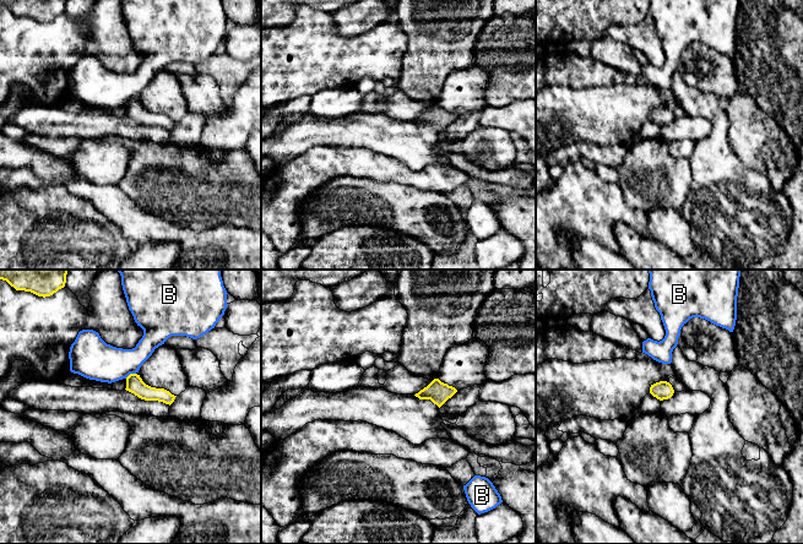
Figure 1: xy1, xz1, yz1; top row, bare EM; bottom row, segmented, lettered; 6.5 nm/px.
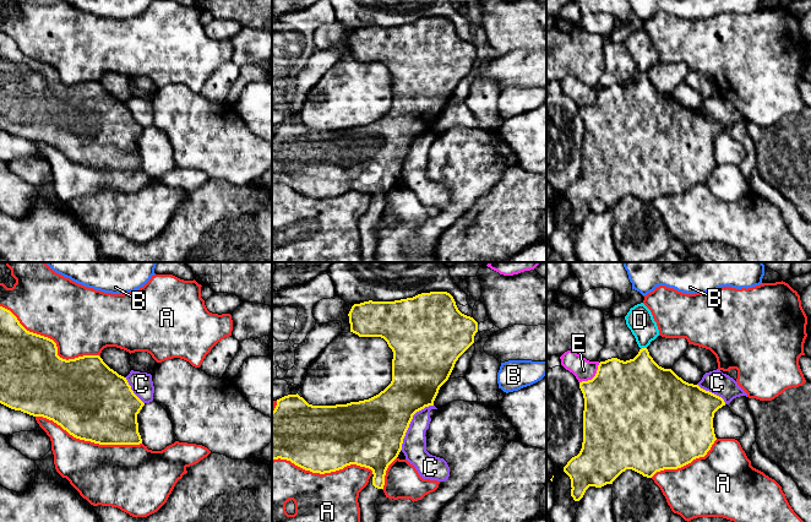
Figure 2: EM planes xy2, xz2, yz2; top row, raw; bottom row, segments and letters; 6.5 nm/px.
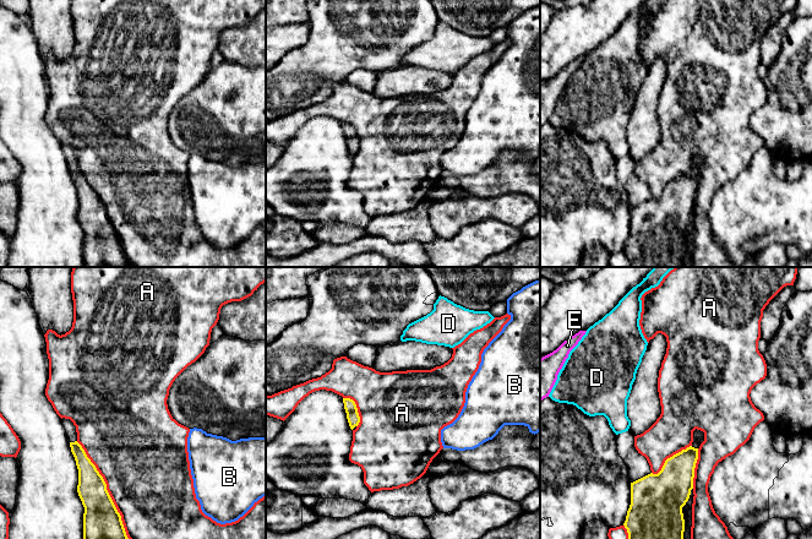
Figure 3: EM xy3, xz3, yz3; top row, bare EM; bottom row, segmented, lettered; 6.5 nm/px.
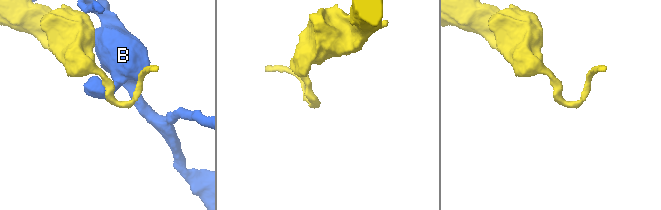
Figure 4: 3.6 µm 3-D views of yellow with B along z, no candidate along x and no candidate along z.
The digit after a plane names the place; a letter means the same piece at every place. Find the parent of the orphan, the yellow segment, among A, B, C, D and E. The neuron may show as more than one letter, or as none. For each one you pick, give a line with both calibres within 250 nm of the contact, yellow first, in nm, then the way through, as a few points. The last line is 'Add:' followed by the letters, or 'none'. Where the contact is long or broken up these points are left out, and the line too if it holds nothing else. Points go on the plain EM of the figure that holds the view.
Add: none

